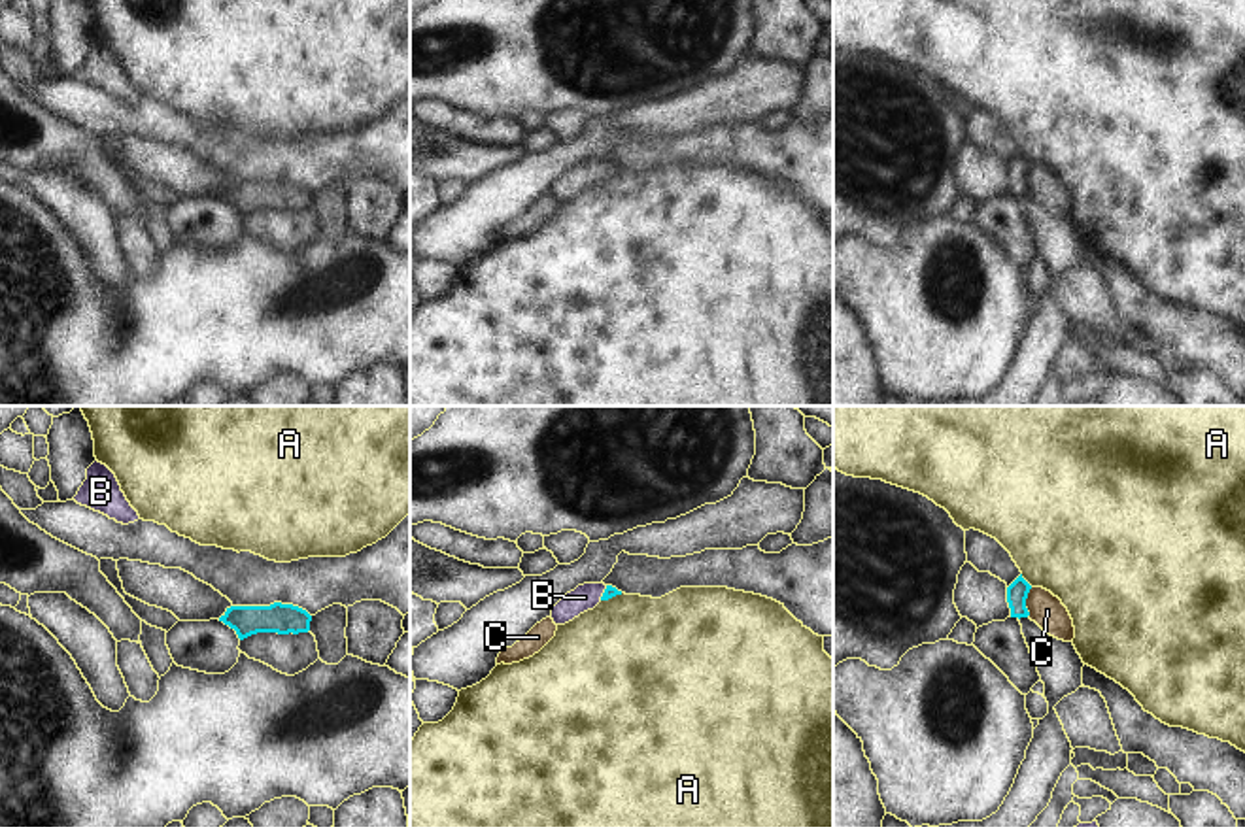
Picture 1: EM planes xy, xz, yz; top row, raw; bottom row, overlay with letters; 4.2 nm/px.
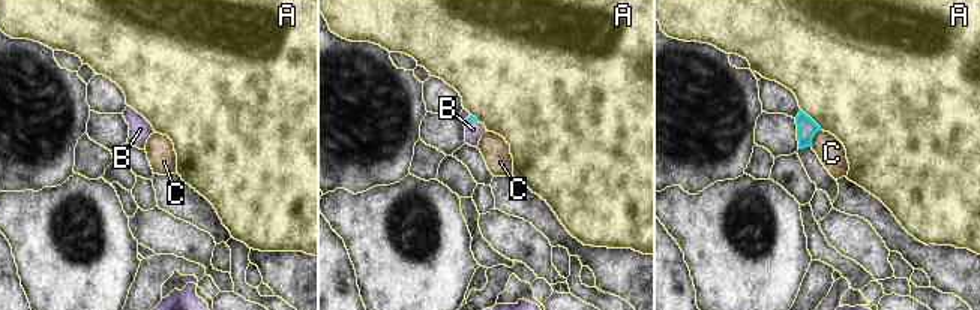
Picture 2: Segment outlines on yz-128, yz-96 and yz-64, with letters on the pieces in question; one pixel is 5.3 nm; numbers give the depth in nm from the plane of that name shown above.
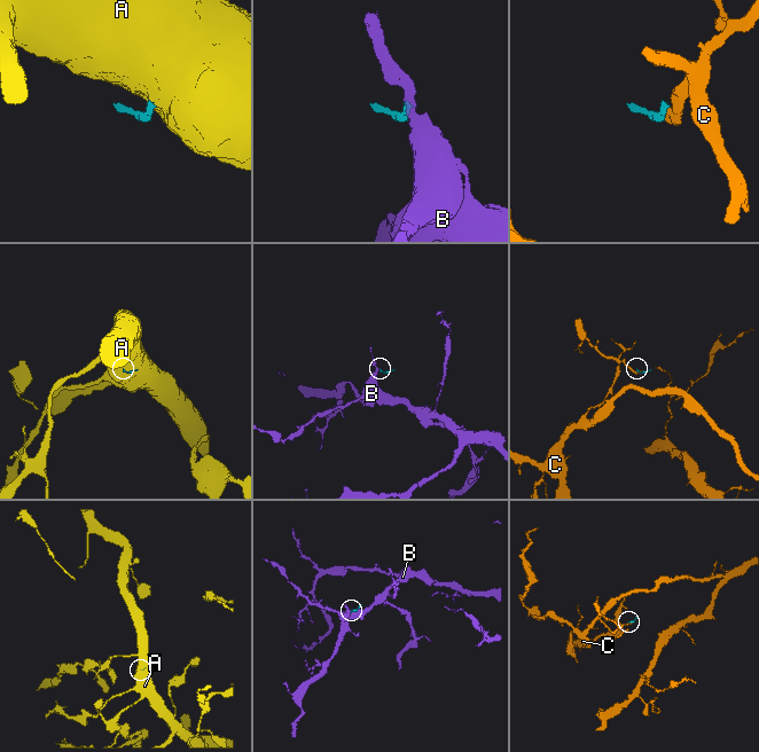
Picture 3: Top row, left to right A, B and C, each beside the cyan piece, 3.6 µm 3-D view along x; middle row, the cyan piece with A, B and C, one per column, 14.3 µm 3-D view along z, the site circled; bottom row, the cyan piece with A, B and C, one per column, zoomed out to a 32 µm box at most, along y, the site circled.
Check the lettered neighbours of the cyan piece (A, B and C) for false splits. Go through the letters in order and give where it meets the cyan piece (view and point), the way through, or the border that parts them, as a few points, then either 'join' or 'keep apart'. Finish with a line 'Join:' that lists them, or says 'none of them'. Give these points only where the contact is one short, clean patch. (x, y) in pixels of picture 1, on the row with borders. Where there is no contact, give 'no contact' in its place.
A: yz (1024, 580) | along yz (1021, 574), (1032, 586) | keep apart
B: xz (603, 593) | across xz (611, 591), (603, 593), (584, 597) | join
C: yz (1024, 603) | along yz (1032, 588), (1026, 599), (1026, 616) | keep apart
Join: B

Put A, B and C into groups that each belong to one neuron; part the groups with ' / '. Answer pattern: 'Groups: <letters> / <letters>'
Groups: A / B / C.

